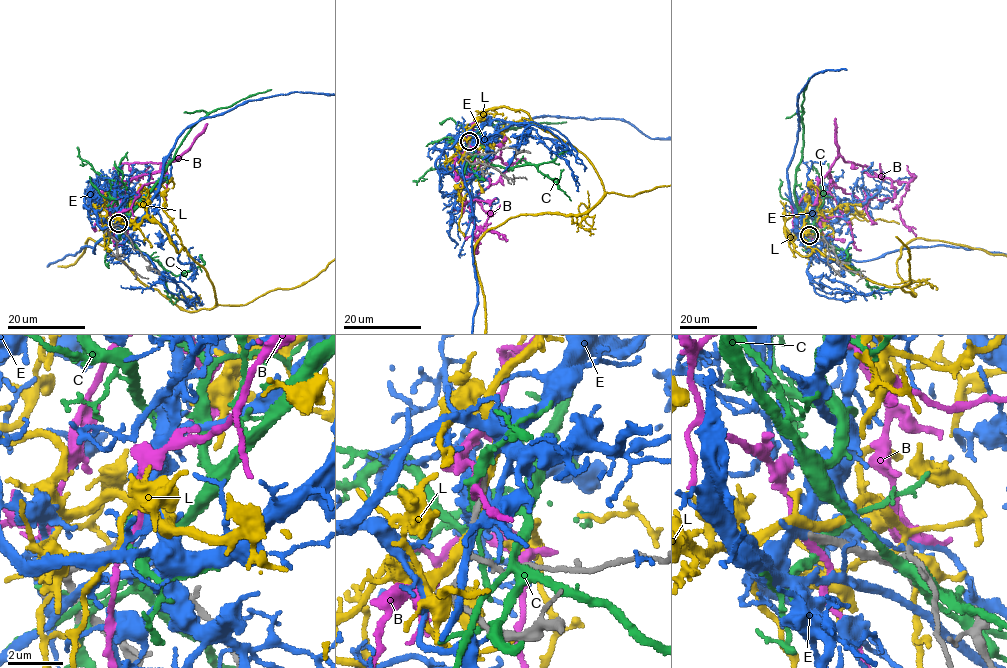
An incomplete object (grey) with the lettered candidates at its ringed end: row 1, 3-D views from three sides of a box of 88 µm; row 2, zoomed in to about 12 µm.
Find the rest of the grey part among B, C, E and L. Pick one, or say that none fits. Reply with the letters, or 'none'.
none

